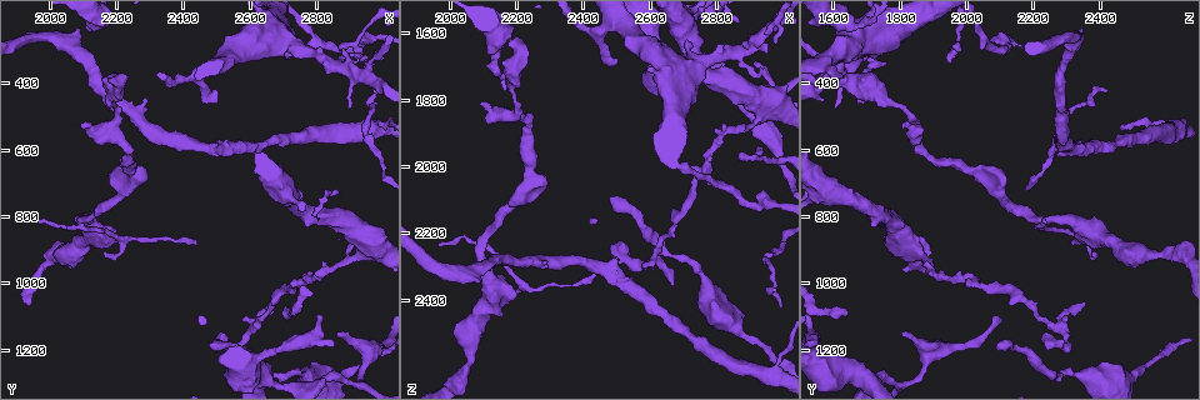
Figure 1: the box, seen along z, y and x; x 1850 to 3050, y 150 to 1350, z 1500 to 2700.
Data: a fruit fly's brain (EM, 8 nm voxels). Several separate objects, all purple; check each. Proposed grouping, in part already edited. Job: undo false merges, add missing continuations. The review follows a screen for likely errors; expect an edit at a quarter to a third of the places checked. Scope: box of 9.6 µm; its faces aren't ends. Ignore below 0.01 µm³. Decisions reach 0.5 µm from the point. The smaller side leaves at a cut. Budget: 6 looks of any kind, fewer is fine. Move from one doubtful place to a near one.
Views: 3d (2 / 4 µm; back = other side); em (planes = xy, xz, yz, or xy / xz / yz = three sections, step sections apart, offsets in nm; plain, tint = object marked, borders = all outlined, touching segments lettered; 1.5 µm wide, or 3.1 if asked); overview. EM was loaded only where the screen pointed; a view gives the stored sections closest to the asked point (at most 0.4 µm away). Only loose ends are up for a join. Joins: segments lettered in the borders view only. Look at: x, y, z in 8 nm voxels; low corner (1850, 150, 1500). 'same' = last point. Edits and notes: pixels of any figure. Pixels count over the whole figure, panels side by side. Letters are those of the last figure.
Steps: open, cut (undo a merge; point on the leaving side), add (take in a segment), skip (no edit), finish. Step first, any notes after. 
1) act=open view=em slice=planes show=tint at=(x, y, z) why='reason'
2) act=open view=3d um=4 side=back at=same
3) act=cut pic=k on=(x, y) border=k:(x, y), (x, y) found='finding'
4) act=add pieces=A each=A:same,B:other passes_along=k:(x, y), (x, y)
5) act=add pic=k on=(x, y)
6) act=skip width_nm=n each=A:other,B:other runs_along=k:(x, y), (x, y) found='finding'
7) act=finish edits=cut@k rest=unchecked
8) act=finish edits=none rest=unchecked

act=open view=em slice=xy step=8 show=tint at=(2510, 330, 1570) why='sharp bend'

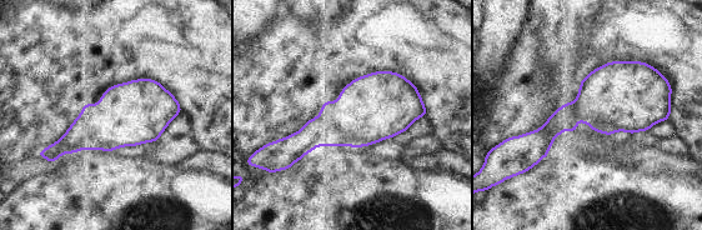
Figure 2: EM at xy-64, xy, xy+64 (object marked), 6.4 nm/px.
act=open view=em slice=planes show=borders at=same why='another direction'

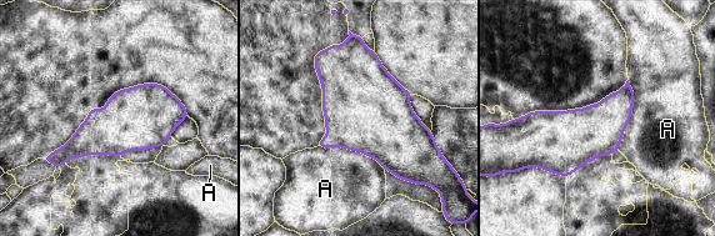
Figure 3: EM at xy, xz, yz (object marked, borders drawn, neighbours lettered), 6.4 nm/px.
act=cut pic=3 on=(58, 157) longest_contact=A:460nm each=A:other found='a second neuron is stuck on'

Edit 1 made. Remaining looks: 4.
act=open view=overview why='redraw'

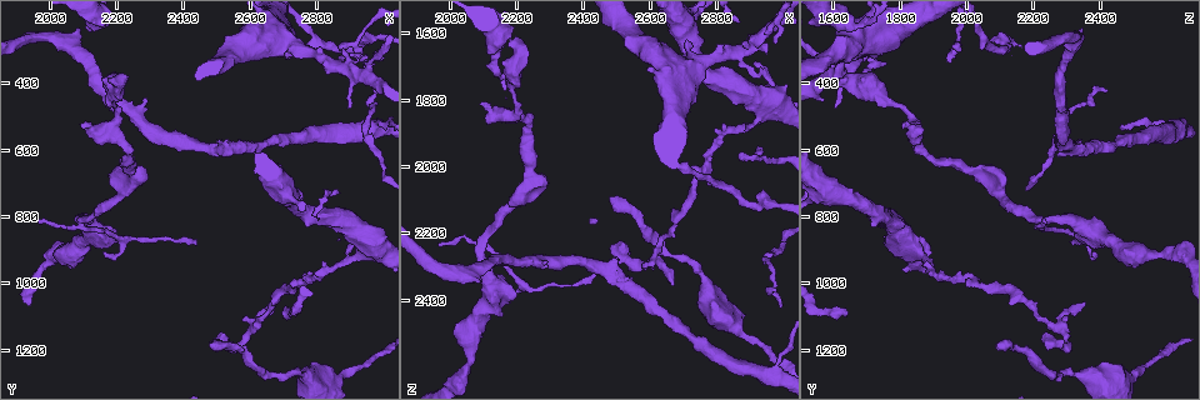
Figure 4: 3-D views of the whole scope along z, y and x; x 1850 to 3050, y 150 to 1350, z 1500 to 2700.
act=open view=3d um=2 at=(2720, 1110, 1630)

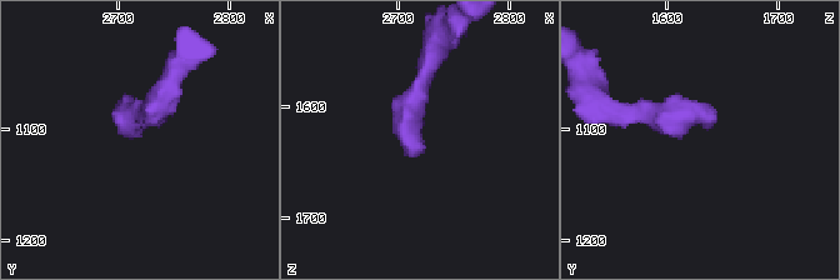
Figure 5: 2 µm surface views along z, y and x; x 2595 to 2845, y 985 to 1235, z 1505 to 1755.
act=open view=em slice=planes show=plain at=(2722, 1100, 1638) why='now the EM'

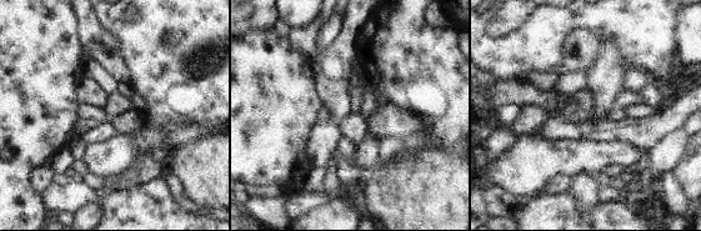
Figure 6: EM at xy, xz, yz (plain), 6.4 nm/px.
act=open view=em slice=planes show=borders at=same why='see the neighbours'

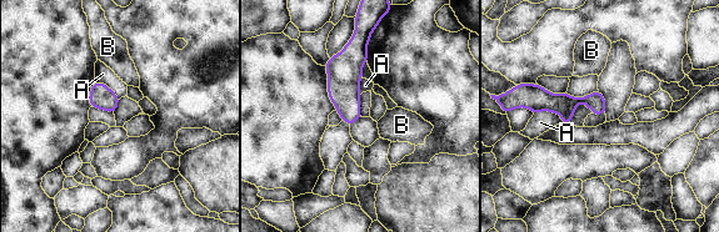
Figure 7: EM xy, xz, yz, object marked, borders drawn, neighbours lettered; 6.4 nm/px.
act=skip each=A:other,B:other runs_along=7:(527, 101), (594, 101), (603, 105) found='no lettered segment goes on from it'

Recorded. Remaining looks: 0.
act=finish edits=cut@3 rest=unchecked

